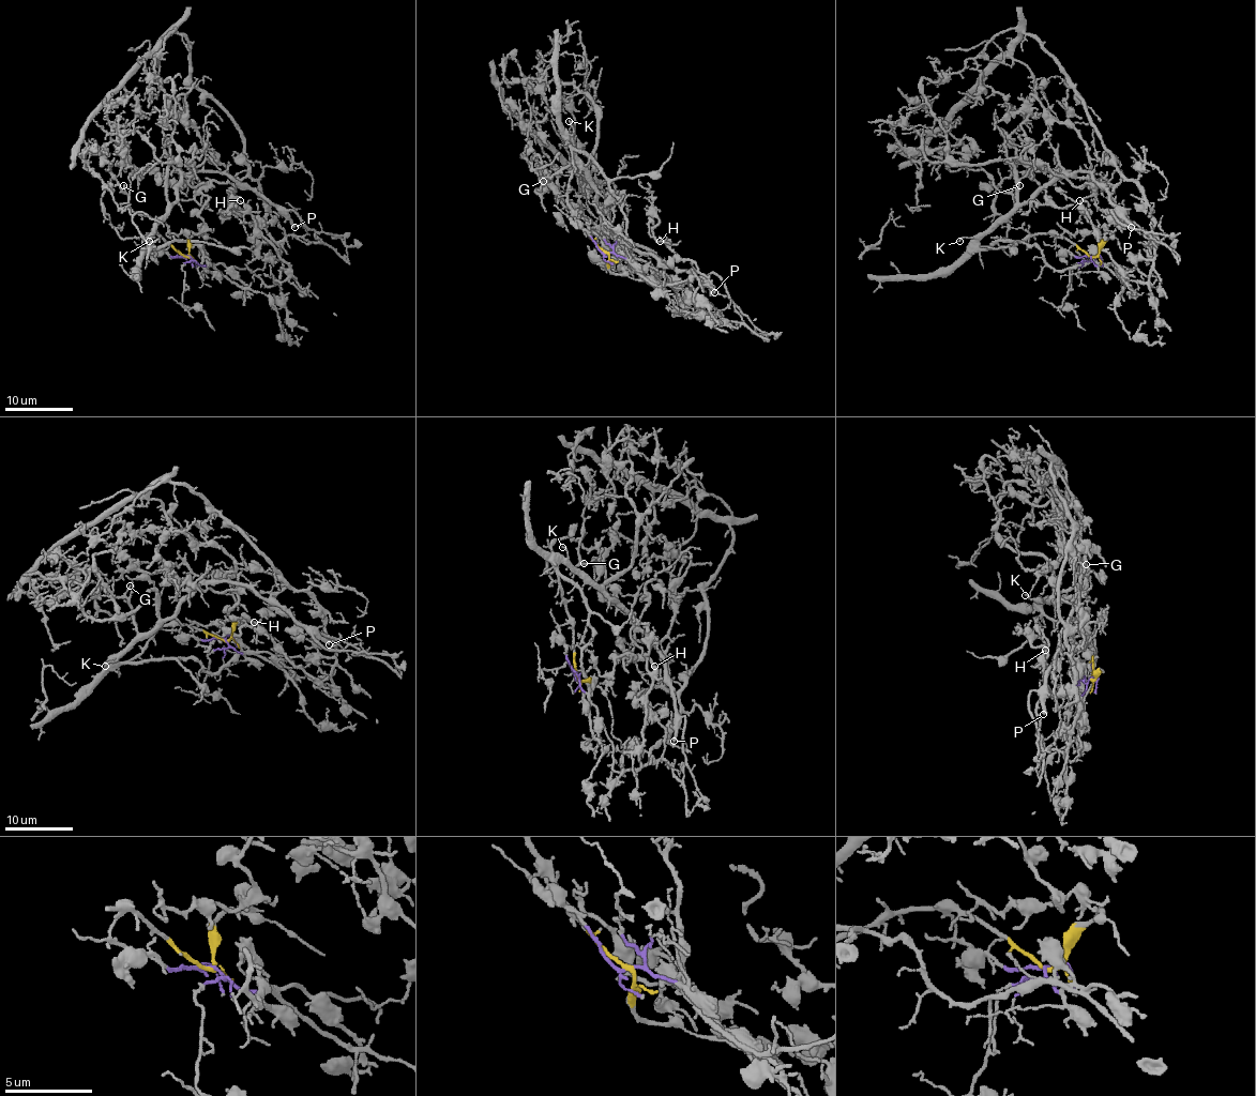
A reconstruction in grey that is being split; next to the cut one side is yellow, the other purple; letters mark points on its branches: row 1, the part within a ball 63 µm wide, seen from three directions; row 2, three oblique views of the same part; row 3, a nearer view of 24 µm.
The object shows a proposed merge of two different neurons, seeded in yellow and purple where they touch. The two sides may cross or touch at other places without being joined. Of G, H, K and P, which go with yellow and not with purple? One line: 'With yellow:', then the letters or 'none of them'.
With yellow: G, K, P

